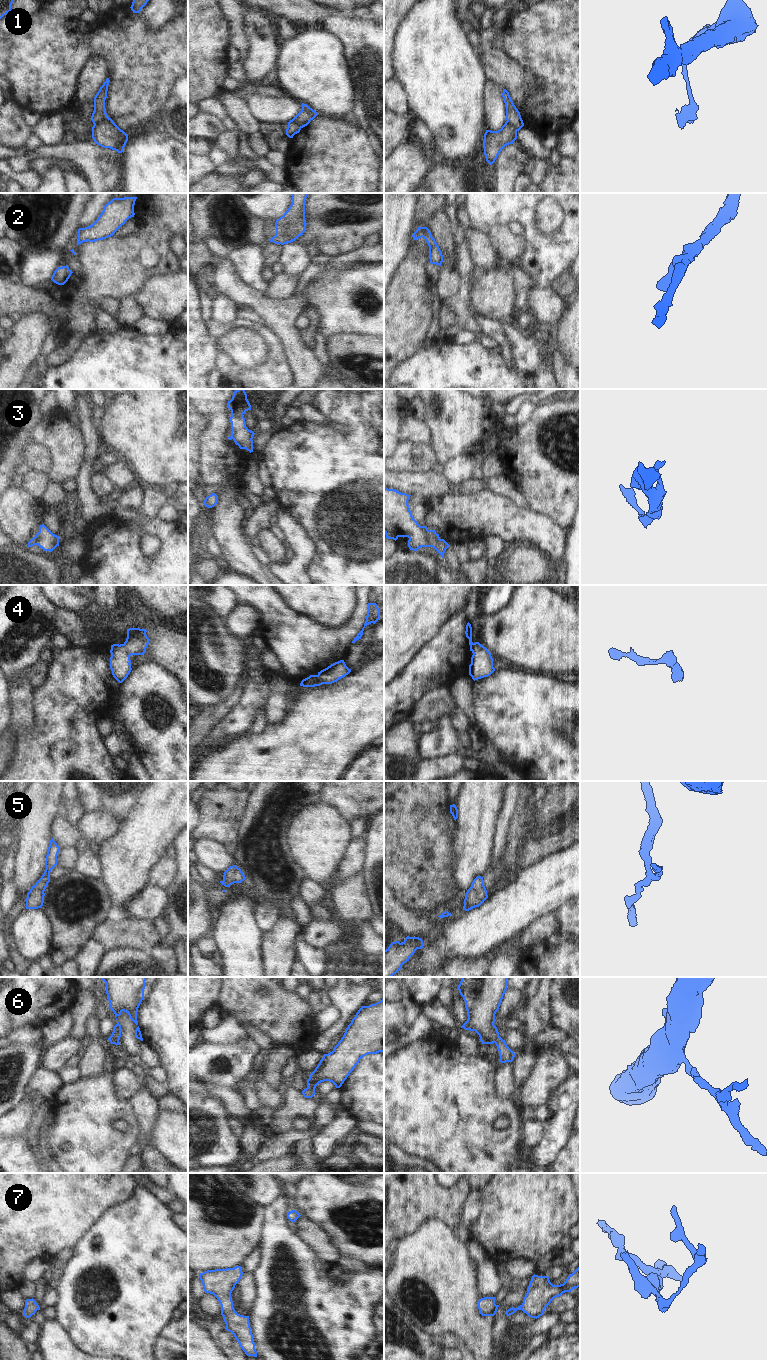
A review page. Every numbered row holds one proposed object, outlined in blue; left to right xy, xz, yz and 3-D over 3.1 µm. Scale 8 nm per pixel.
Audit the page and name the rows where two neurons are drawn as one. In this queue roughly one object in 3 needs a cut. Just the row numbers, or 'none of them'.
1, 3

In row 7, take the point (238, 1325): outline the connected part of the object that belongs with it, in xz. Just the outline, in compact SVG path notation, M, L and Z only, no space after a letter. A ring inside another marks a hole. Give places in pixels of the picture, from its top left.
M241 1266L226 1269L208 1270L199 1273L205 1293L213 1294L221 1305L221 1315L226 1330L231 1332L247 1356L257 1357L249 1316L238 1314L234 1307L231 1293L242 1275Z

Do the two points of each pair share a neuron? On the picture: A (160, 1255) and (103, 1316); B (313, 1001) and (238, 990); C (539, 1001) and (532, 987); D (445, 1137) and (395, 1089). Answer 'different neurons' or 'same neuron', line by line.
A: same neuron
B: different neurons
C: different neurons
D: same neuron

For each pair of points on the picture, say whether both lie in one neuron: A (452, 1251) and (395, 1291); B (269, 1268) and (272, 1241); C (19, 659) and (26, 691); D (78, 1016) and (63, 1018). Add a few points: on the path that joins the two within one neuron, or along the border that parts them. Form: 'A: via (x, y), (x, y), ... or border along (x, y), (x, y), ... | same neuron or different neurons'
A: via (437, 1266), (426, 1277), (407, 1278) | same neuron
B: via (272, 1261), (272, 1248) | same neuron
C: border along (20, 676), (12, 680) | different neurons
D: border along (66, 1010), (72, 1018), (72, 1028), (69, 1036) | different neurons

